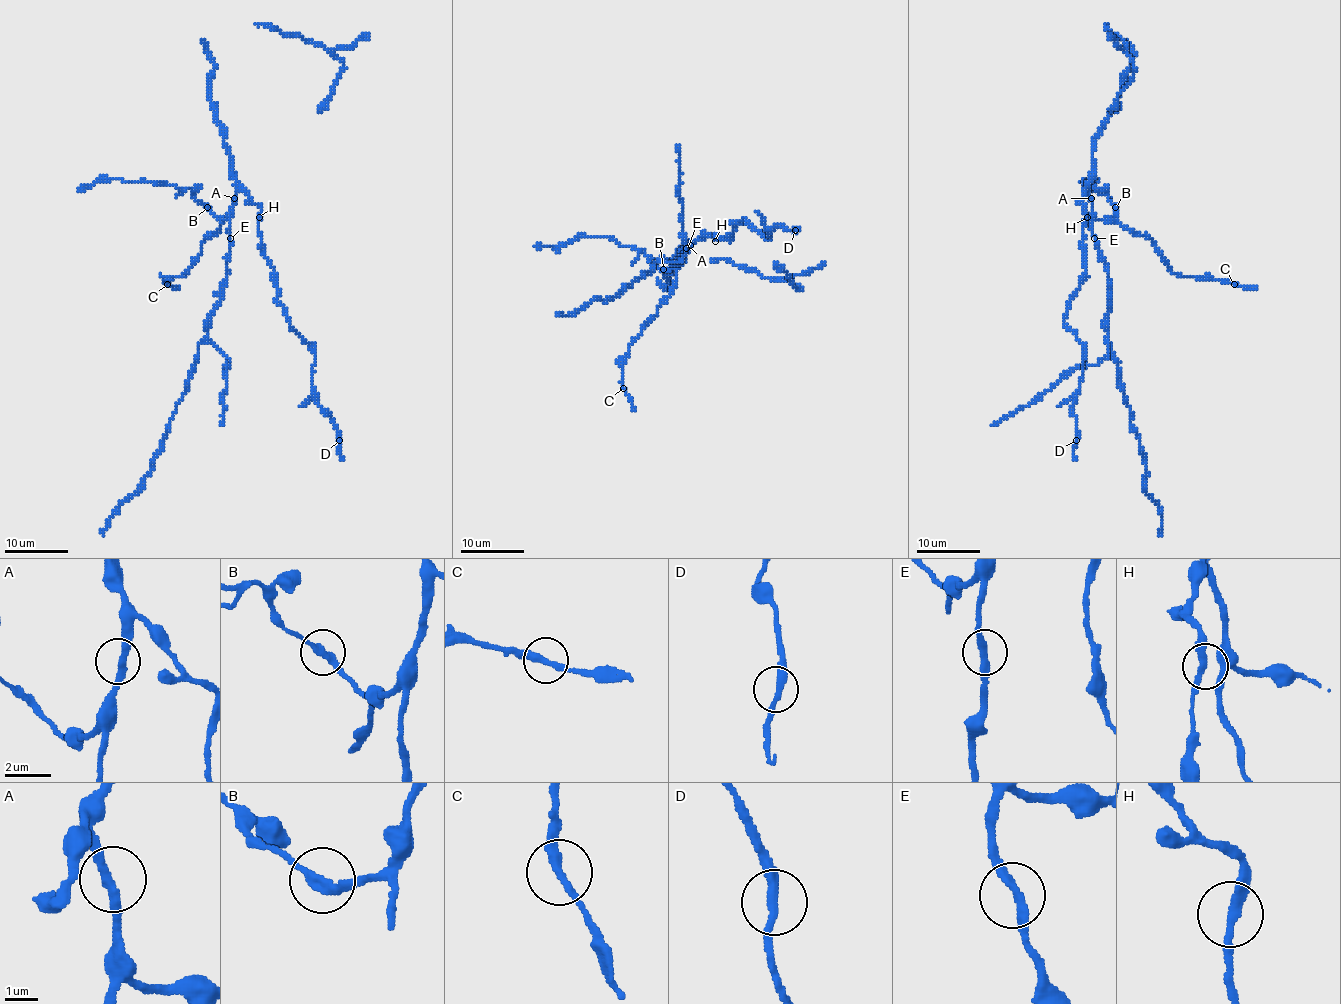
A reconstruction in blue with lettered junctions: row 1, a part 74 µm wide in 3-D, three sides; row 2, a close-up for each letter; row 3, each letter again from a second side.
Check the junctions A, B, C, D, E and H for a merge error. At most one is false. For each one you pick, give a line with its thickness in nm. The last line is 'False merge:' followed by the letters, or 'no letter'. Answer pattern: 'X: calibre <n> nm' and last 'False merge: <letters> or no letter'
False merge: no letter

